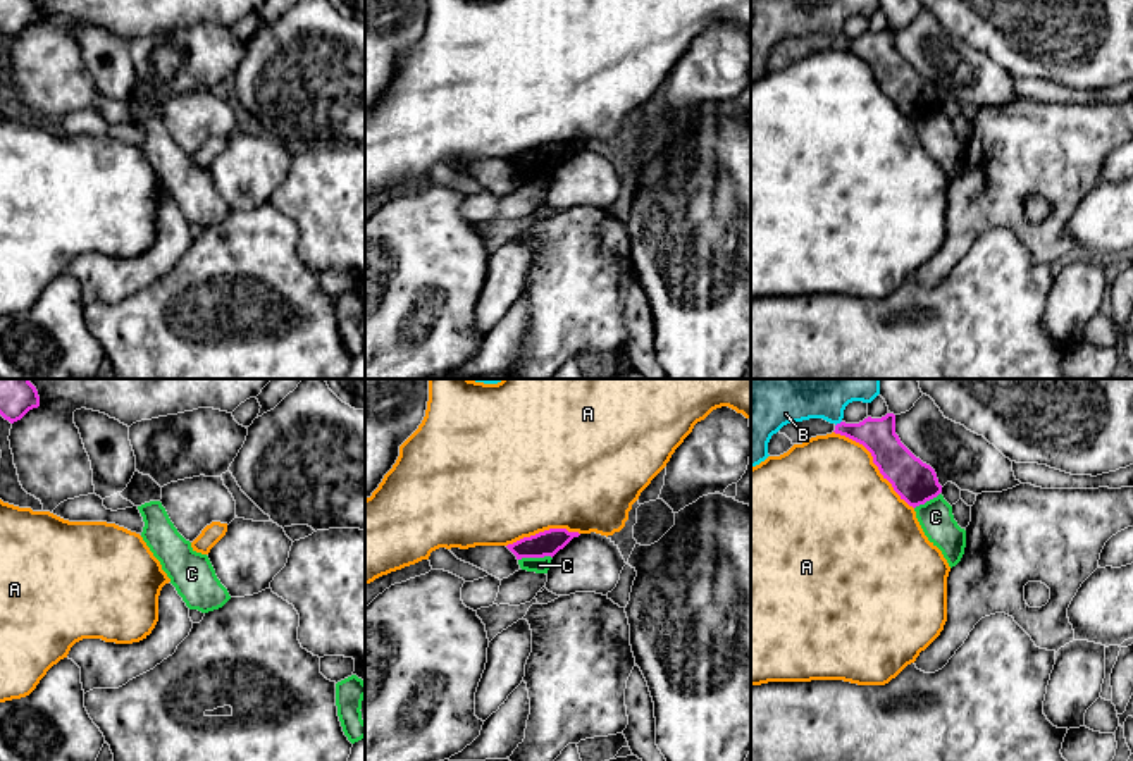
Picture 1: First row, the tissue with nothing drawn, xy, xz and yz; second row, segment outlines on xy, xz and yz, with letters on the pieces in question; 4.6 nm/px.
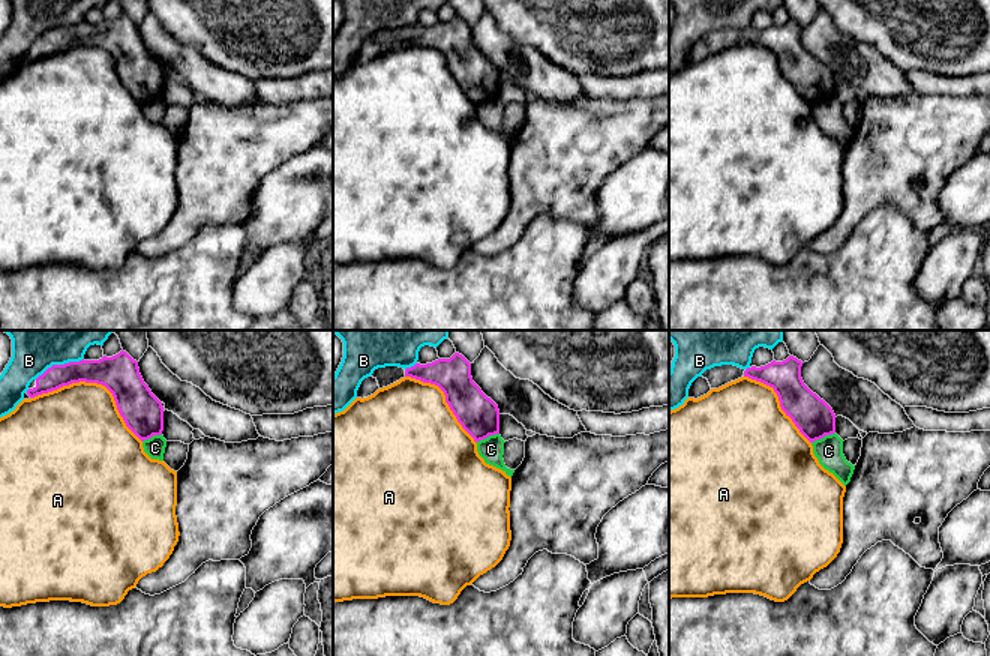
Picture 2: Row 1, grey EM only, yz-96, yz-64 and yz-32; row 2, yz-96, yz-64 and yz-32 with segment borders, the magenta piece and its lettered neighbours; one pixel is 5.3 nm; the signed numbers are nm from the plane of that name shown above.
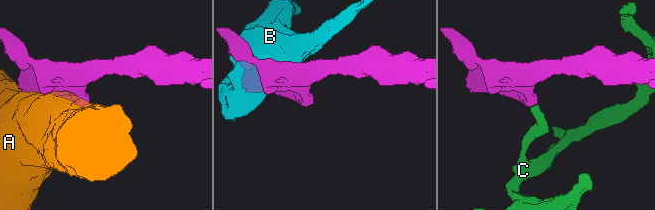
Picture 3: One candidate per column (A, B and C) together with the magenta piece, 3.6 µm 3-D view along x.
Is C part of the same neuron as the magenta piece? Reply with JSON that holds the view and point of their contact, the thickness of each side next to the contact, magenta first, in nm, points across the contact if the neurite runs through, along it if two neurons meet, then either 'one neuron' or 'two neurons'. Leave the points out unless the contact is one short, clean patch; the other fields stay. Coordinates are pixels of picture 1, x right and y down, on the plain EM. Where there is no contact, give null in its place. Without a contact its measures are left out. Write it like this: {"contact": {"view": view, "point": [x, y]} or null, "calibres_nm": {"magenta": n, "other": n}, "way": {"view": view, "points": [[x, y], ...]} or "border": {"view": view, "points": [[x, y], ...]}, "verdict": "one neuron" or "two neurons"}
{"contact": {"view": "xz", "point": [534, 171]}, "calibres_nm": {"magenta": 120, "other": 80}, "border": {"view": "xz", "points": [[551, 171], [522, 171], [519, 174]]}, "verdict": "two neurons"}

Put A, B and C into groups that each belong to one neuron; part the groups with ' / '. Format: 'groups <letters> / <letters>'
groups A / B / C

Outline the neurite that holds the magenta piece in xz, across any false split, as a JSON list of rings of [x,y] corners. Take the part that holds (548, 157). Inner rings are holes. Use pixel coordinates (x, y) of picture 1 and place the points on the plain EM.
[[[549,143],[530,152],[523,152],[506,162],[517,170],[522,172],[544,172],[554,170],[563,164],[573,152],[579,152],[579,146],[568,146],[566,143]]]

